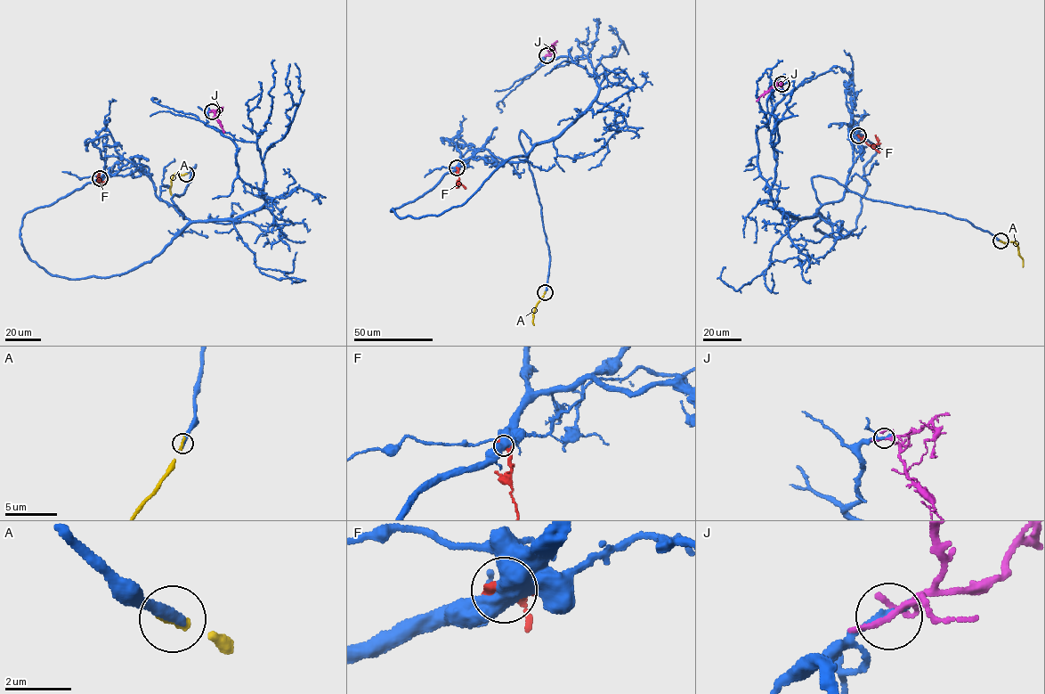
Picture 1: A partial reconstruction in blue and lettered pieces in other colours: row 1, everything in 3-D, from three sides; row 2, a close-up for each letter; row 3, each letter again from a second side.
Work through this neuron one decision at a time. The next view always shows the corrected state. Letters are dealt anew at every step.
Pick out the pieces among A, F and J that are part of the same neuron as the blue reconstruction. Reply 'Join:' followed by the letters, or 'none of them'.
Join: A

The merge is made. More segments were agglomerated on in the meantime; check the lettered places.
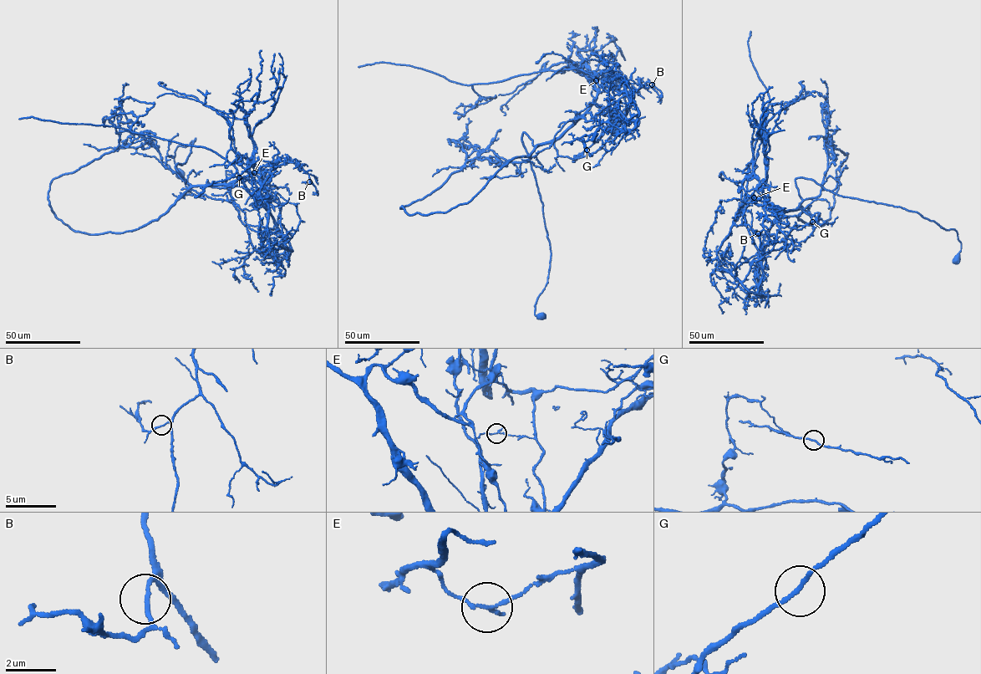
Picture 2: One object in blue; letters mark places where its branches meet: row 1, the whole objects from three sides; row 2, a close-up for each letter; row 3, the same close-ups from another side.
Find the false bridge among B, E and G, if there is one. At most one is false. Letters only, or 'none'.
E

